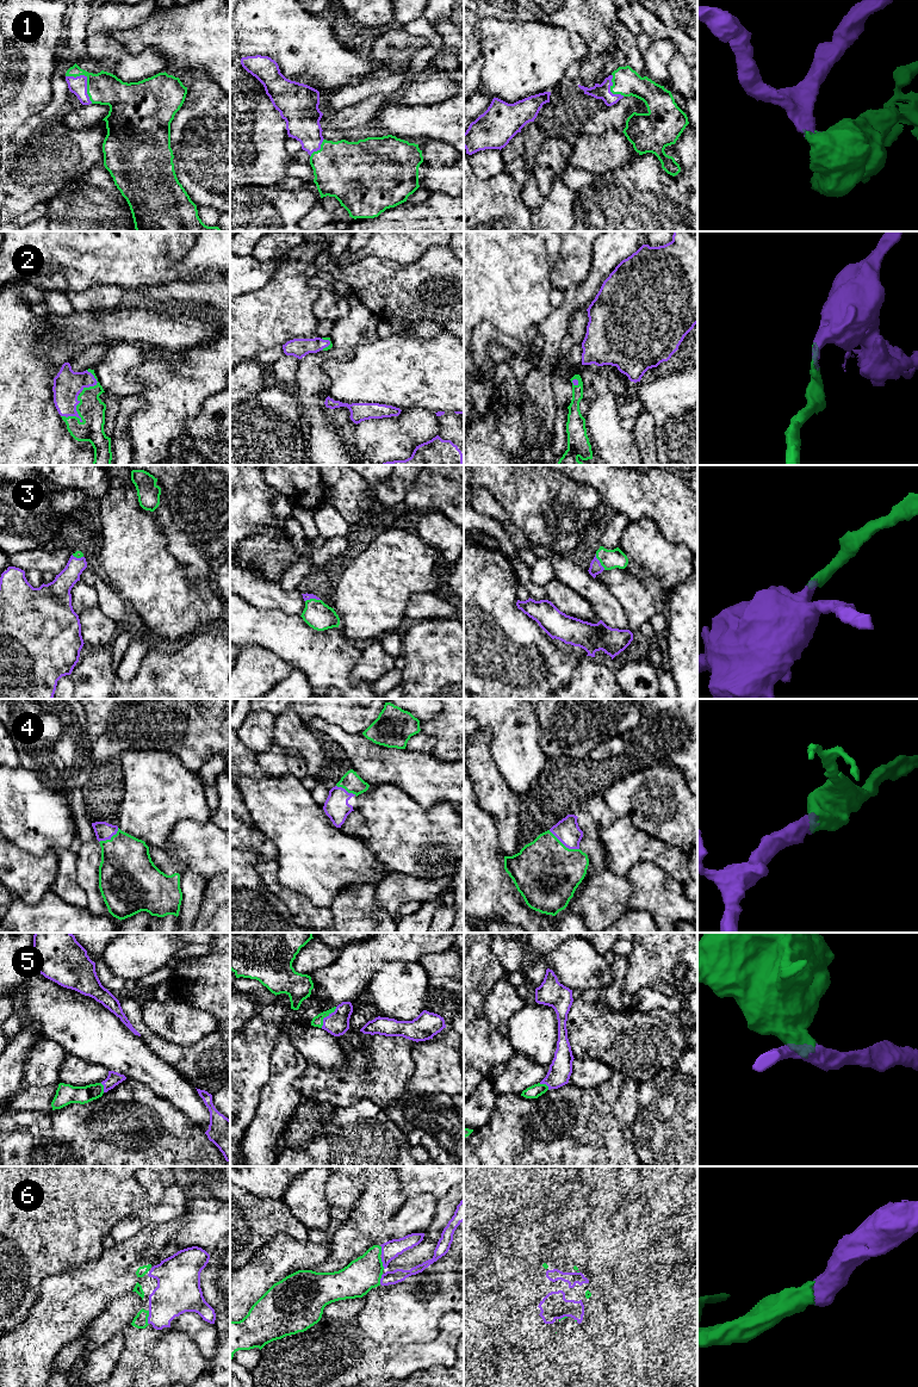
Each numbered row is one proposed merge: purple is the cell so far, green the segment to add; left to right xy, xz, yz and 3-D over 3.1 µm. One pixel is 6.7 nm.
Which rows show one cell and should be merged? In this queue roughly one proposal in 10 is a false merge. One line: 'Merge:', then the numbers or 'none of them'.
Merge: 1, 2, 3, 4, 5, 6

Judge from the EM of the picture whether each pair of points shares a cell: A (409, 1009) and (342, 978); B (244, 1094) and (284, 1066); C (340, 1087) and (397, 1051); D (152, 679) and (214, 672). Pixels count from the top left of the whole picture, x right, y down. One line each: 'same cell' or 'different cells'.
A: different cells
B: different cells
C: same cell
D: same cell

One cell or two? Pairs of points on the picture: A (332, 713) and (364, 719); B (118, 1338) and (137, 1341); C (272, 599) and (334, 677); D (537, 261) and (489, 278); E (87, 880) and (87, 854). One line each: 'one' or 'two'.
A: one
B: two
C: two
D: one
E: one

